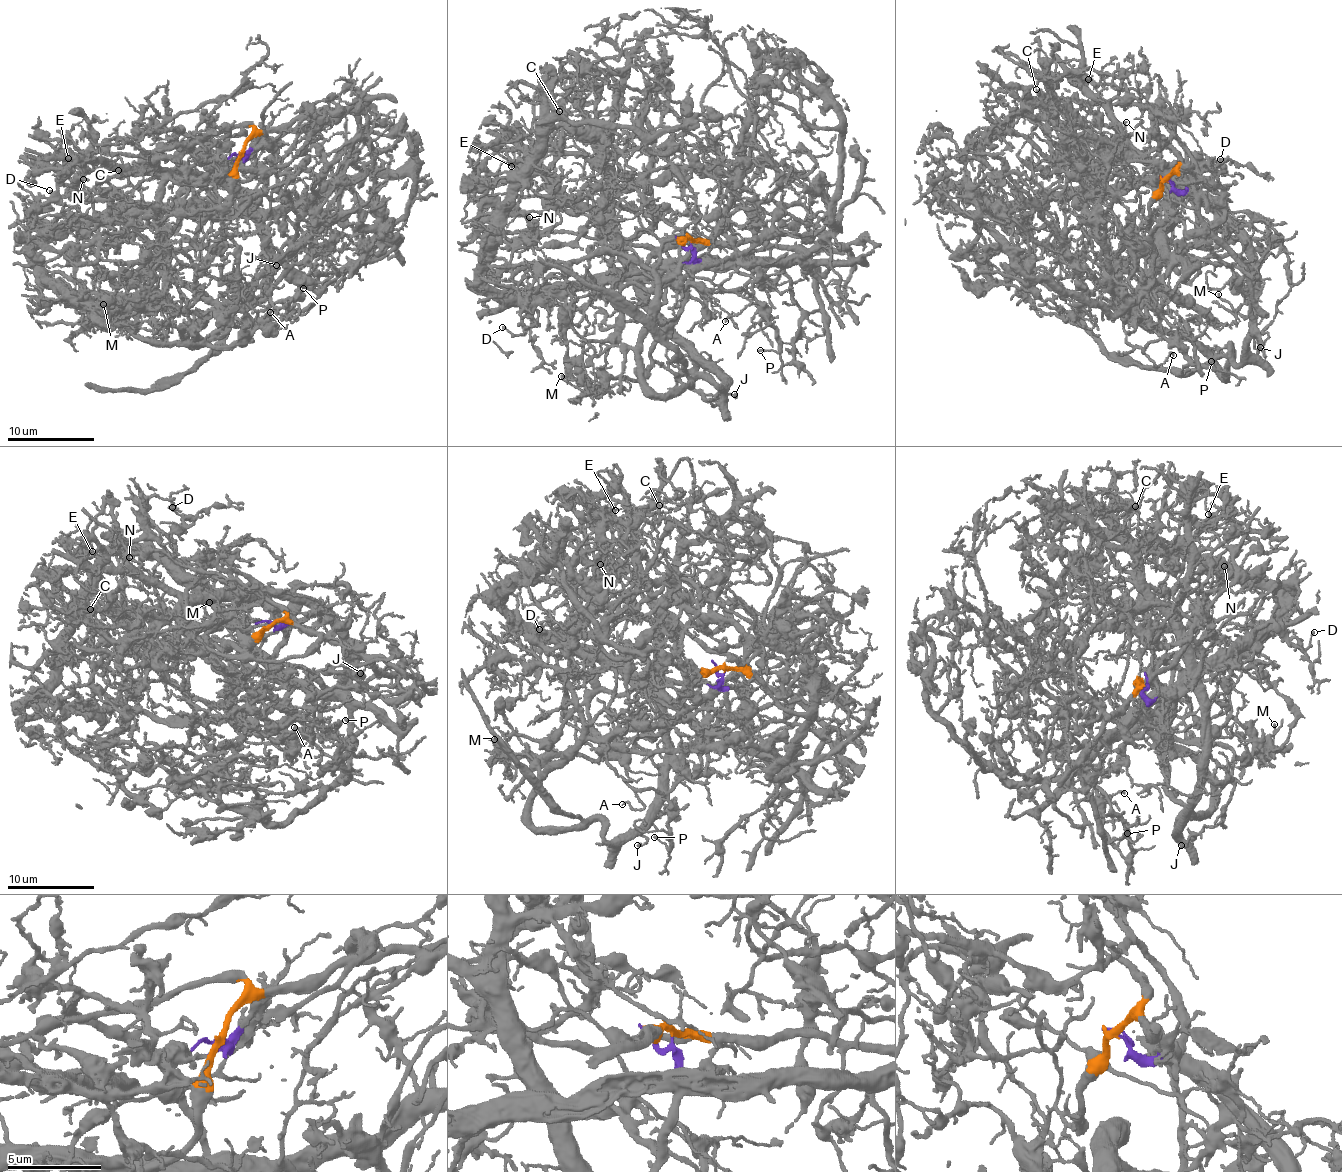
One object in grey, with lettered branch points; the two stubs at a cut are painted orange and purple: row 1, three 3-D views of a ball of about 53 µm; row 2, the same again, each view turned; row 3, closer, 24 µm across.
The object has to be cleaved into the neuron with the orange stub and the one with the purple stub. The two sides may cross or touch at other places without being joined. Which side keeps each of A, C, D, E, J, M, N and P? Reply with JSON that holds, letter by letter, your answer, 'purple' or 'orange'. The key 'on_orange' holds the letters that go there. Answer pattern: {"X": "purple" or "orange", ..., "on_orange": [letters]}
{"A": "purple", "C": "orange", "D": "purple", "E": "orange", "J": "purple", "M": "purple", "N": "orange", "P": "purple", "on_orange": ["C", "E", "N"]}

